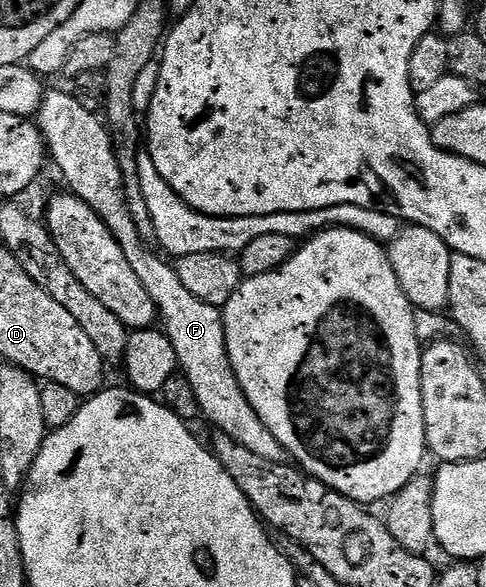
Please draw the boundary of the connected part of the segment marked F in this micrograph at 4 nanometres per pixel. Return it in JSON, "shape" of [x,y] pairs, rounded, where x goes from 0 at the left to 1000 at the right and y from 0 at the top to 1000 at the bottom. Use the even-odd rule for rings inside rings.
{"shape":[[[99,153],[80,184],[76,215],[88,230],[103,276],[121,283],[138,310],[136,324],[175,342],[175,349],[183,349],[183,356],[191,356],[191,363],[216,376],[224,397],[233,397],[241,417],[249,417],[249,431],[257,431],[274,465],[282,465],[290,486],[298,486],[298,499],[315,506],[331,562],[348,574],[348,581],[356,581],[356,601],[364,601],[368,632],[385,644],[389,656],[397,656],[412,709],[420,716],[426,712],[449,739],[479,744],[488,758],[504,758],[504,765],[514,765],[529,779],[545,785],[591,789],[595,777],[588,765],[578,751],[570,751],[570,744],[562,744],[562,738],[553,738],[553,731],[545,731],[488,649],[471,615],[471,595],[463,588],[457,528],[422,520],[422,513],[397,506],[397,499],[381,492],[372,472],[364,472],[358,453],[342,440],[325,441],[315,431],[319,428],[282,397],[257,346],[249,288],[220,210],[198,191],[175,186],[175,179],[167,179],[167,172],[158,172],[144,153]]]}

